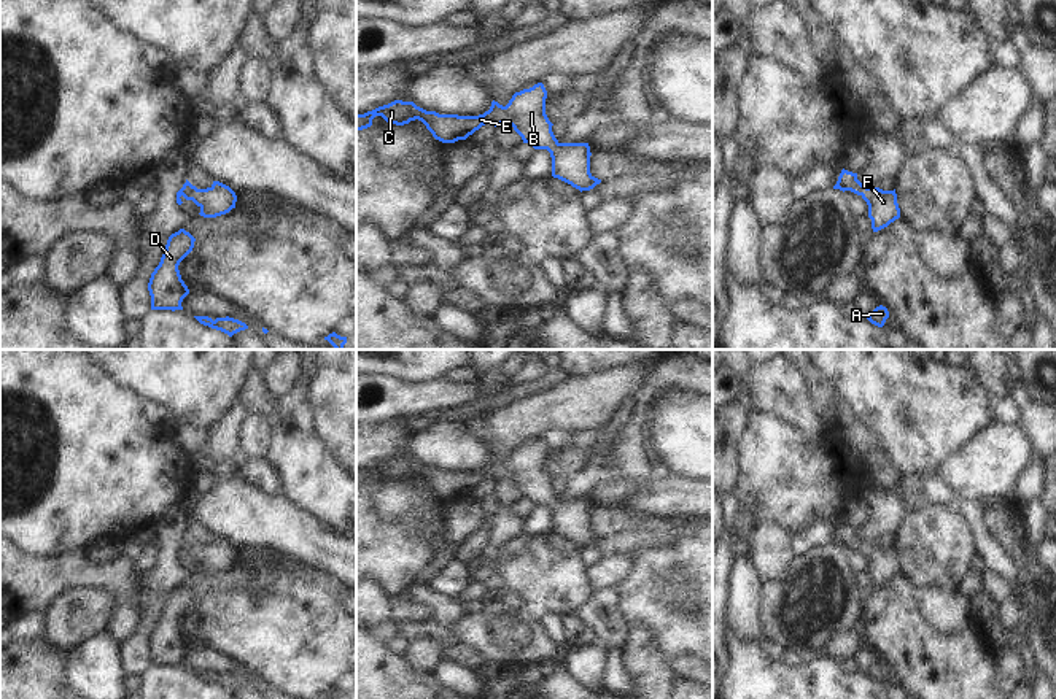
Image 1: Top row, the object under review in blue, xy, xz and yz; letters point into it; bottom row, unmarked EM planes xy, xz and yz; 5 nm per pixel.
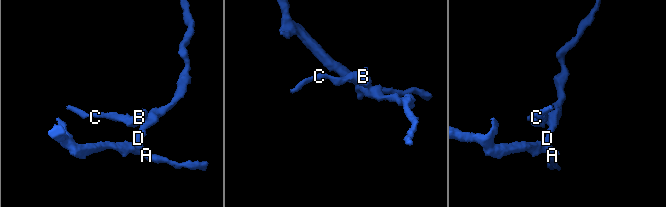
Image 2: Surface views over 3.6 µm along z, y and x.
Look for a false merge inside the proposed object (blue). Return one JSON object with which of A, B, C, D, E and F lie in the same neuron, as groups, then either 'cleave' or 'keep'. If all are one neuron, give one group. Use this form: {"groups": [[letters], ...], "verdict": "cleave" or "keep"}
{"groups": [["A", "B", "C", "D", "E", "F"]], "verdict": "keep"}

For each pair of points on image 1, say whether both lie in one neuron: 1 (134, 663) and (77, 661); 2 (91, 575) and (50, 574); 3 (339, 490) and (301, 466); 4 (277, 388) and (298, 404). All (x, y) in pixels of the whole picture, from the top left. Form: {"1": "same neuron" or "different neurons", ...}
{"1": "different neurons", "2": "same neuron", "3": "same neuron", "4": "different neurons"}

